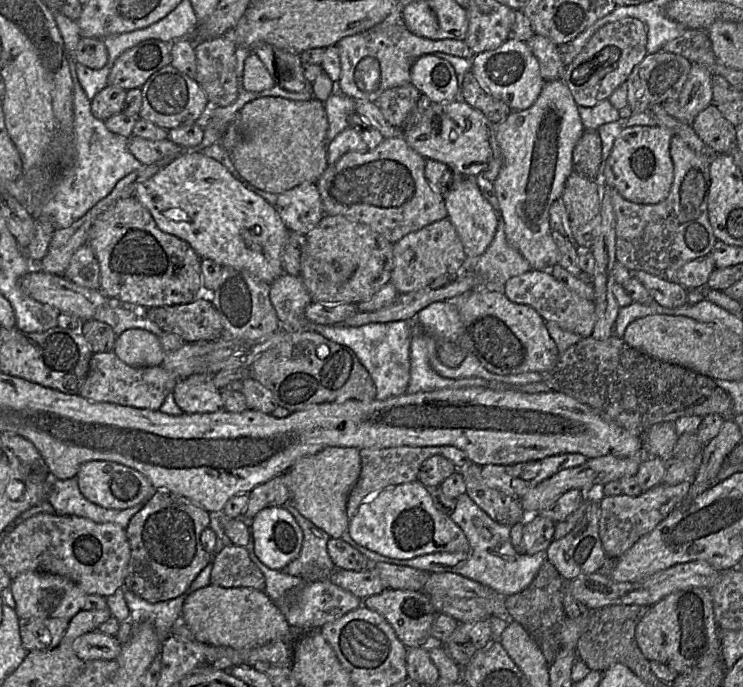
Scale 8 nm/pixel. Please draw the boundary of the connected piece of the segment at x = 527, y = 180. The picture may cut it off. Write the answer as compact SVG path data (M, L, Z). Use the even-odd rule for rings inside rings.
M562 79L547 81L532 106L520 111L511 111L496 125L496 141L503 162L493 185L500 215L504 220L505 236L507 242L521 253L534 270L548 271L559 261L559 252L551 237L549 209L554 201L561 198L565 182L573 172L573 150L585 130L577 107Z

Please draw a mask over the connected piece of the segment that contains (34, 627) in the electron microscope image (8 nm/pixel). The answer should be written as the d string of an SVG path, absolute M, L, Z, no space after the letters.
M63 618L19 619L19 634L23 647L28 651L48 651L61 641L68 621Z

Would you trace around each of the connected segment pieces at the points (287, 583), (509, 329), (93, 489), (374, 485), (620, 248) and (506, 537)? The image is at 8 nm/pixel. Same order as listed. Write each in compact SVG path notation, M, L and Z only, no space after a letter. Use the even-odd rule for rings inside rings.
M253 539L245 546L249 552L250 558L259 567L265 578L265 594L274 602L283 601L287 595L295 595L298 589L305 582L300 577L294 577L284 574L281 570L268 568L256 556L253 548Z
M474 289L452 298L458 307L463 331L457 341L436 341L439 360L457 367L468 354L475 356L488 371L498 375L527 372L544 373L559 359L558 349L548 334L543 318L530 306L511 302L501 291Z
M88 461L83 463L76 475L83 496L90 502L108 509L126 509L142 502L155 493L146 476L137 470L112 461Z
M448 445L424 447L399 446L383 449L363 448L359 450L359 454L361 458L360 475L347 499L346 510L349 522L357 512L361 502L370 493L418 480L418 472L422 463L433 455L441 455L450 460L457 470L471 462L465 452L457 447Z
M679 136L670 142L673 182L668 196L657 204L626 200L611 189L616 220L616 260L628 270L642 270L676 282L678 270L687 262L709 254L717 241L708 218L709 158L696 153Z
M466 493L459 495L450 518L462 529L470 544L468 552L434 552L411 559L395 559L380 555L359 544L353 546L370 562L408 566L429 573L455 573L488 586L496 592L509 596L530 585L542 564L547 560L545 553L529 555L515 551L510 539L510 526L494 521ZM491 534L499 536L499 544L490 544Z

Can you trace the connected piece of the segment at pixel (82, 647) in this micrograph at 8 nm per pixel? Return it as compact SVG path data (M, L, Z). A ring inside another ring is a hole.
M95 630L76 638L73 642L73 650L83 662L116 660L121 651L121 645L114 636Z

